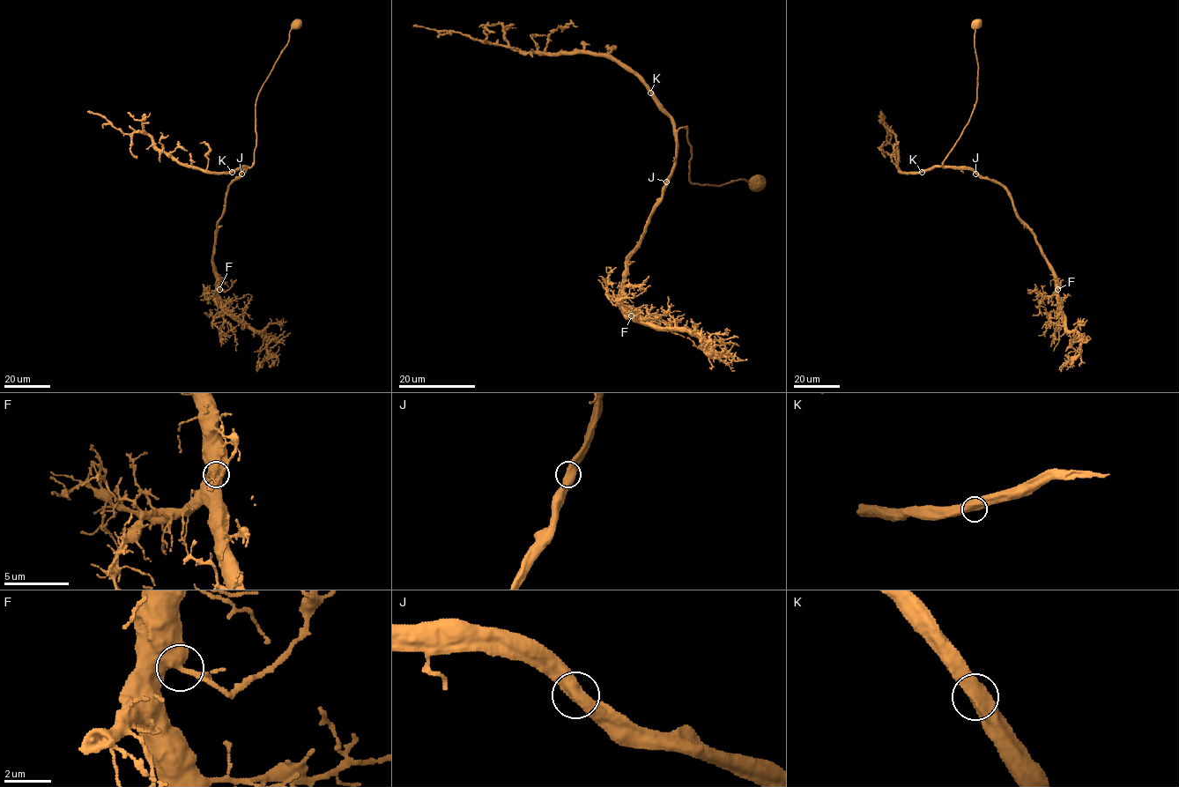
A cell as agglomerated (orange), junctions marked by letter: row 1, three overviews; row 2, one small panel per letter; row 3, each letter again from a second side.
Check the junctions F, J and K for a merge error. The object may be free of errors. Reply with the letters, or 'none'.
none

